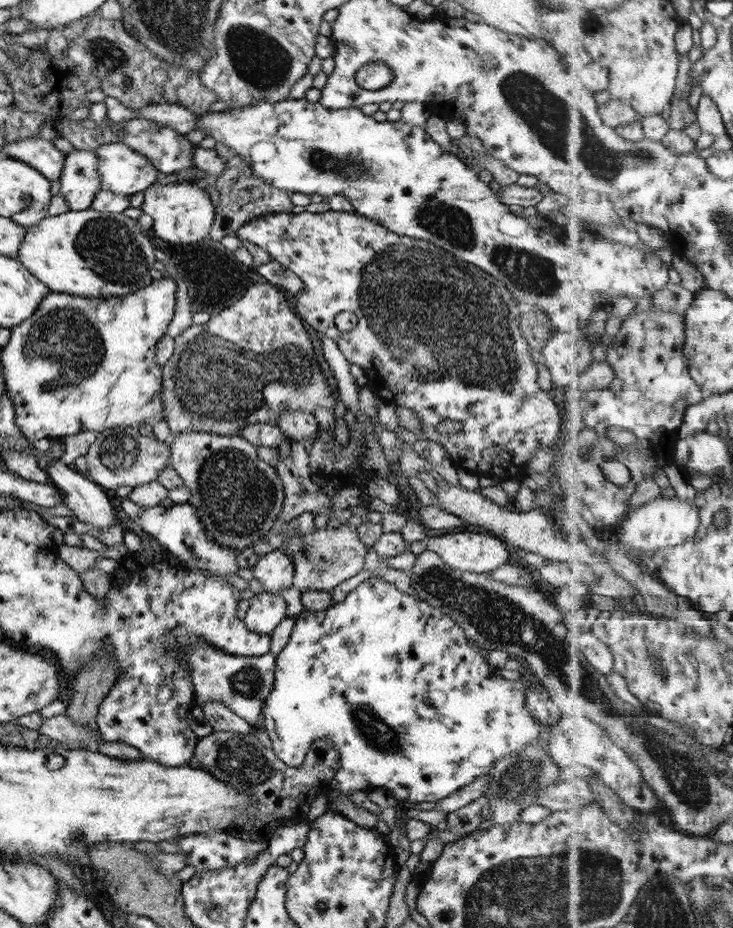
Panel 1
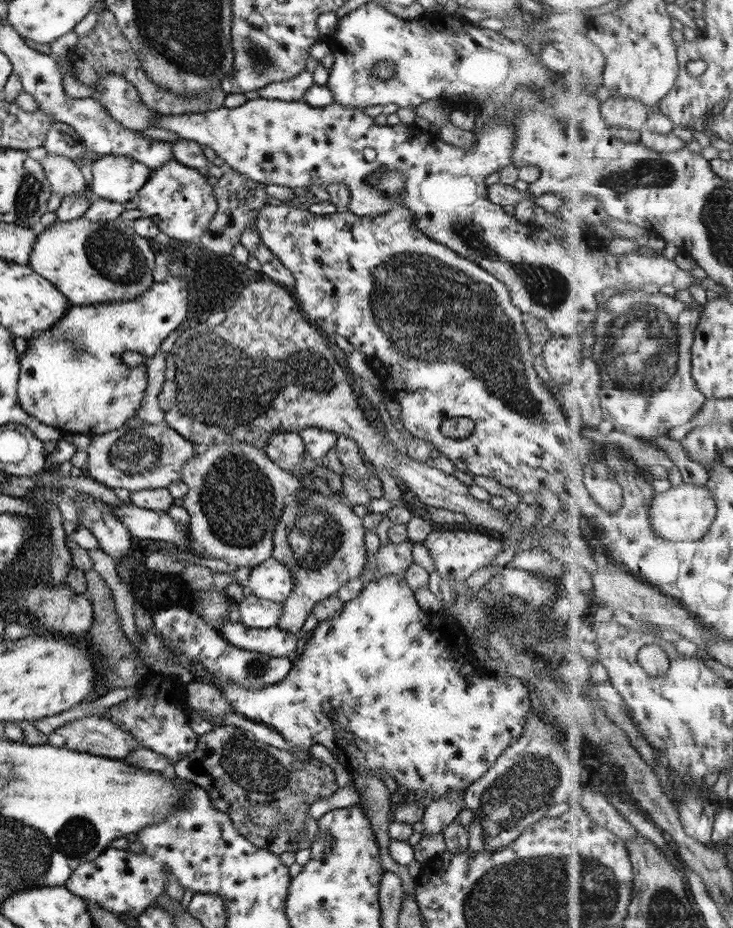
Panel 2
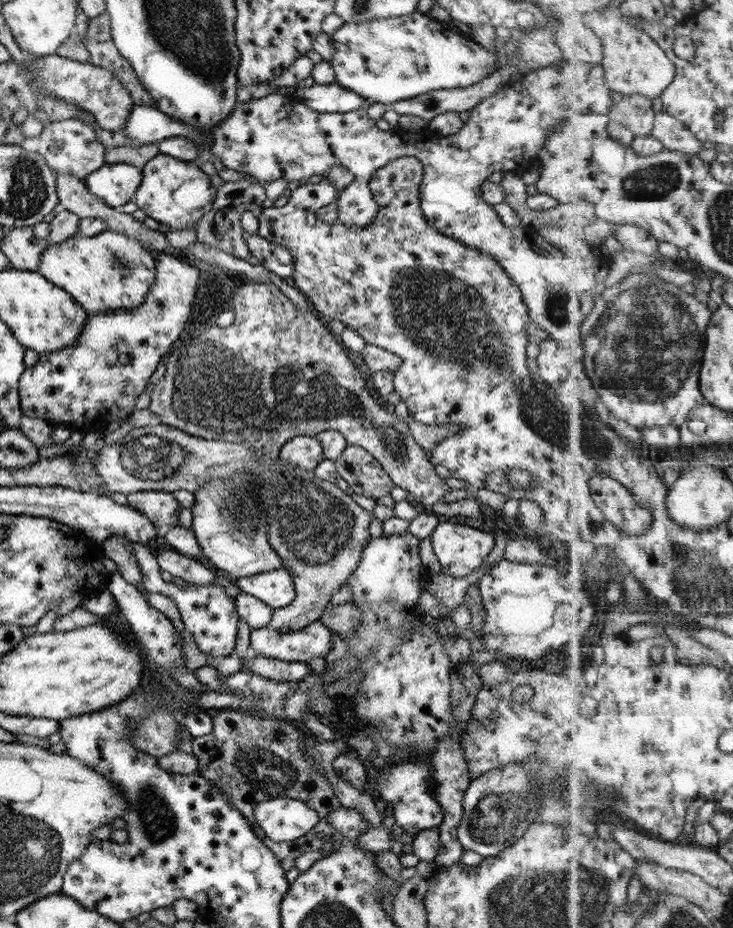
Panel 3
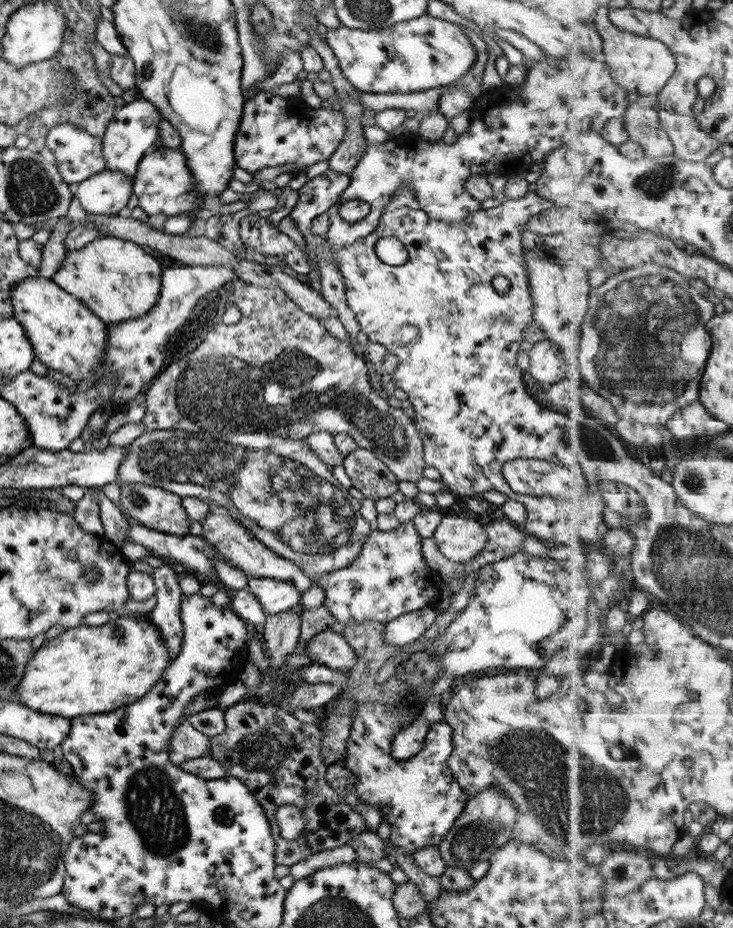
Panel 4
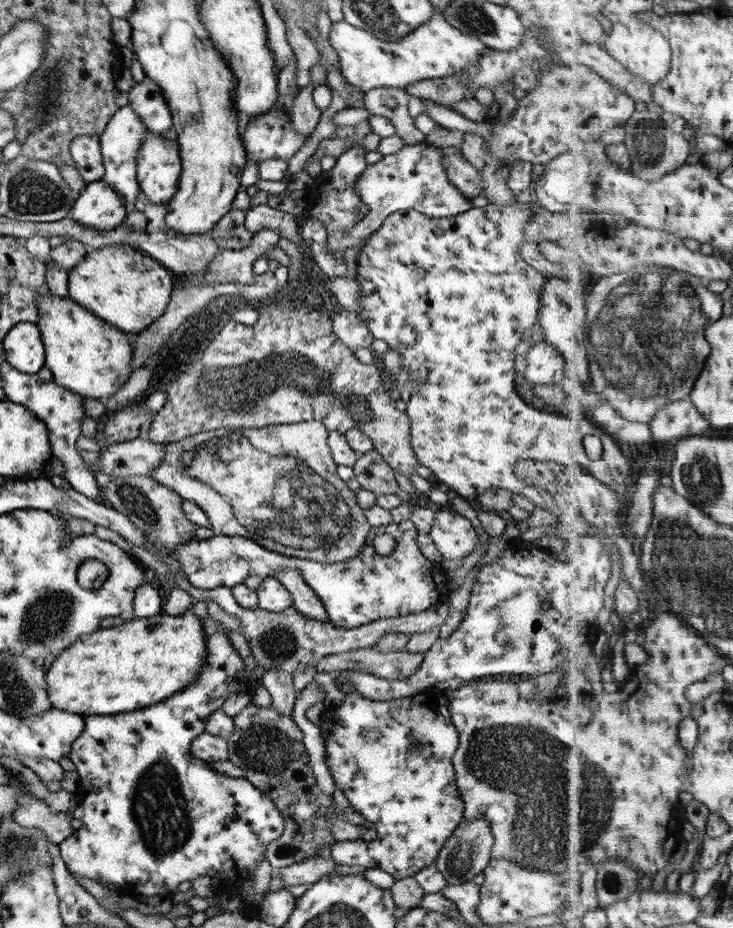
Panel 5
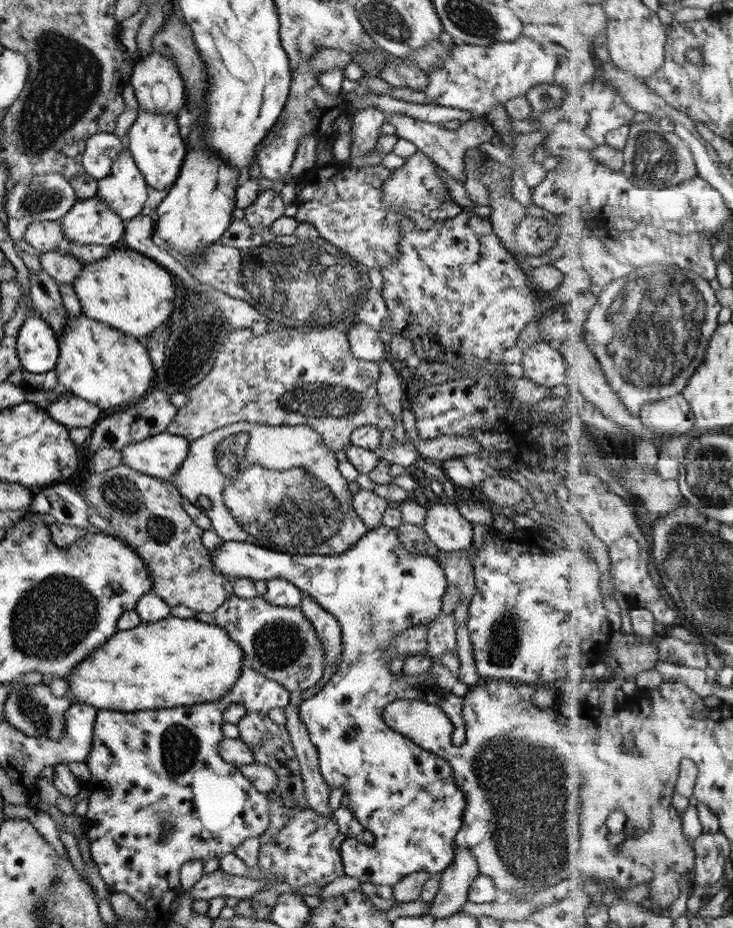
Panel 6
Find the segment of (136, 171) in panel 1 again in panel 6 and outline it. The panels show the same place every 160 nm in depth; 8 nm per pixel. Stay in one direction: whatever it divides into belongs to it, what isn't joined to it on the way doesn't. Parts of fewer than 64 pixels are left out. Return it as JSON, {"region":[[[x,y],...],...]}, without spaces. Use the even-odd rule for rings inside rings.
{"region":[[[97,196],[77,199],[73,206],[57,220],[63,242],[101,244],[111,247],[124,231],[124,222]]]}

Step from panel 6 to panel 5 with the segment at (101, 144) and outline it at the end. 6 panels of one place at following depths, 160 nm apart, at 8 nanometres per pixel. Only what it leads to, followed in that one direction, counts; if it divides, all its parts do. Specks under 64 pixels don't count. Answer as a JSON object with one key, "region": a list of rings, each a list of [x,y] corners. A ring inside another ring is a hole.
{"region":[[[97,134],[72,138],[68,146],[68,153],[75,163],[79,176],[85,182],[93,182],[102,178],[104,166]]]}

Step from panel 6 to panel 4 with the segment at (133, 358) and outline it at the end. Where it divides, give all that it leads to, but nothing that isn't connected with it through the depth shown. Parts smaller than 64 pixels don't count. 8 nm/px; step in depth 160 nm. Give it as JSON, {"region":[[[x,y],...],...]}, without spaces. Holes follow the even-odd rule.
{"region":[[[36,274],[22,278],[9,291],[13,318],[31,345],[34,357],[48,370],[73,380],[91,380],[95,367],[103,362],[107,350],[107,324],[81,302],[67,295],[51,279]]]}

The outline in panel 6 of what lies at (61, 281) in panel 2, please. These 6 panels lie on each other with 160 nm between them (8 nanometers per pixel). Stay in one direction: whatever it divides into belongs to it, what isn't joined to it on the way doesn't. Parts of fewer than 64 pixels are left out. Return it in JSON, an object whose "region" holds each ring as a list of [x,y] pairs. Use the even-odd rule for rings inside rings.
{"region":[[[112,247],[104,257],[82,264],[71,285],[82,315],[133,339],[149,336],[175,310],[177,297],[173,292],[171,275],[149,258],[127,248]]]}

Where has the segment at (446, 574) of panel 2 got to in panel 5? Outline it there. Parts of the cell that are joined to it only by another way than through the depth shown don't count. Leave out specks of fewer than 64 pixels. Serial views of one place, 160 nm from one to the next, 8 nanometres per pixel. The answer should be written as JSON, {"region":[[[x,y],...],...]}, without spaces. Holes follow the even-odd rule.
{"region":[[[441,509],[434,514],[427,534],[440,552],[441,565],[449,573],[461,566],[461,560],[478,544],[469,520],[455,510]]]}

